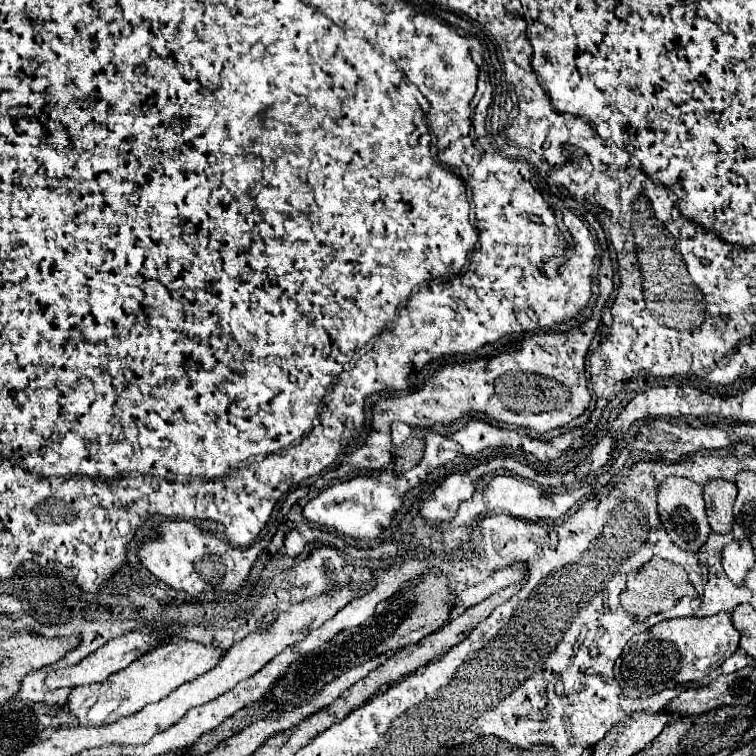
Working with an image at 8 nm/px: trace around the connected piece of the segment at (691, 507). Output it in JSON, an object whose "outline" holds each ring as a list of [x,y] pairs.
{"outline":[[[671,476],[669,480],[665,480],[657,492],[657,510],[659,510],[659,518],[669,534],[669,538],[673,540],[673,544],[677,544],[681,550],[687,552],[699,552],[707,542],[709,534],[711,534],[711,526],[707,522],[707,512],[705,512],[705,502],[703,502],[703,490],[689,484],[687,480],[675,478]]]}

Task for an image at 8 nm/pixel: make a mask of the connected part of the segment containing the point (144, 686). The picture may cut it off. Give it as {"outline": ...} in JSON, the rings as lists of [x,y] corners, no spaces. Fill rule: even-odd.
{"outline":[[[173,640],[151,652],[145,652],[145,656],[139,656],[133,664],[123,668],[121,672],[115,672],[103,682],[73,688],[65,702],[65,708],[77,718],[79,726],[107,726],[139,712],[151,702],[163,700],[177,686],[195,680],[197,676],[205,674],[205,670],[211,670],[221,656],[223,650],[215,650],[213,646],[203,646],[189,640]]]}

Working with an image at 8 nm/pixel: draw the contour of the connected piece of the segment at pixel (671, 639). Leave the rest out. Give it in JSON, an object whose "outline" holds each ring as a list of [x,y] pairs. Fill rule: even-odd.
{"outline":[[[721,612],[717,616],[709,616],[709,618],[675,618],[675,620],[665,620],[655,624],[653,628],[633,636],[627,646],[623,648],[621,656],[615,662],[615,680],[627,682],[629,686],[635,686],[635,690],[639,688],[647,688],[651,690],[657,688],[659,692],[669,690],[669,688],[679,688],[687,682],[695,682],[705,678],[707,674],[711,674],[715,668],[719,668],[731,654],[735,654],[739,646],[739,632],[733,628],[731,624],[731,616],[727,612]]]}

